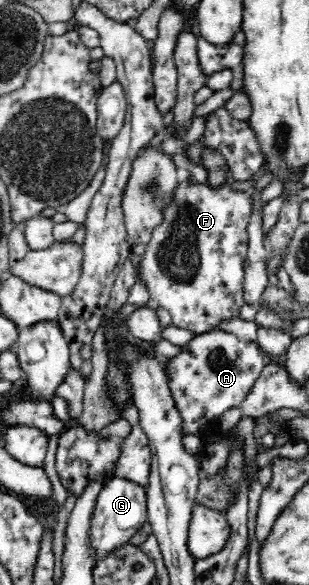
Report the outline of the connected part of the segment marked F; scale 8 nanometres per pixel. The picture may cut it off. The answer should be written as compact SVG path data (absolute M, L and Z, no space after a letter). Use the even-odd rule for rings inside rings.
M189 174L172 189L170 200L162 207L162 220L151 232L145 255L138 257L138 277L148 291L148 297L158 307L167 309L173 325L202 334L217 329L221 320L239 317L244 305L244 273L247 261L249 221L253 215L253 193L235 191L229 180L220 184L199 183Z

